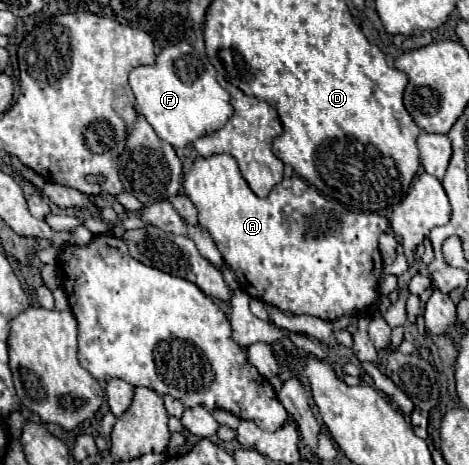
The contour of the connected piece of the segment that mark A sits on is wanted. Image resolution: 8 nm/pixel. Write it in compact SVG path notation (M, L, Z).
M230 154L196 158L184 176L184 194L198 208L200 228L210 234L226 266L236 274L238 288L248 296L272 304L282 312L310 314L322 320L334 320L352 310L372 314L374 302L378 300L376 284L382 274L378 238L390 230L386 217L376 212L348 211L340 202L324 198L298 176L284 178L266 198L258 198Z

